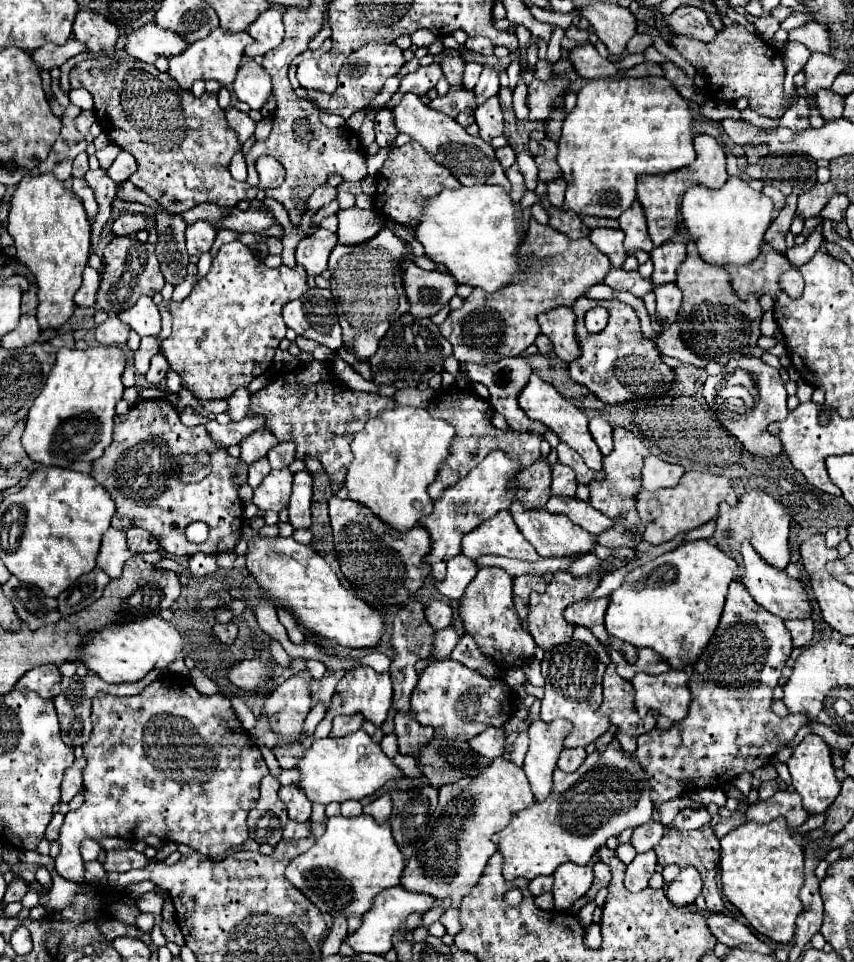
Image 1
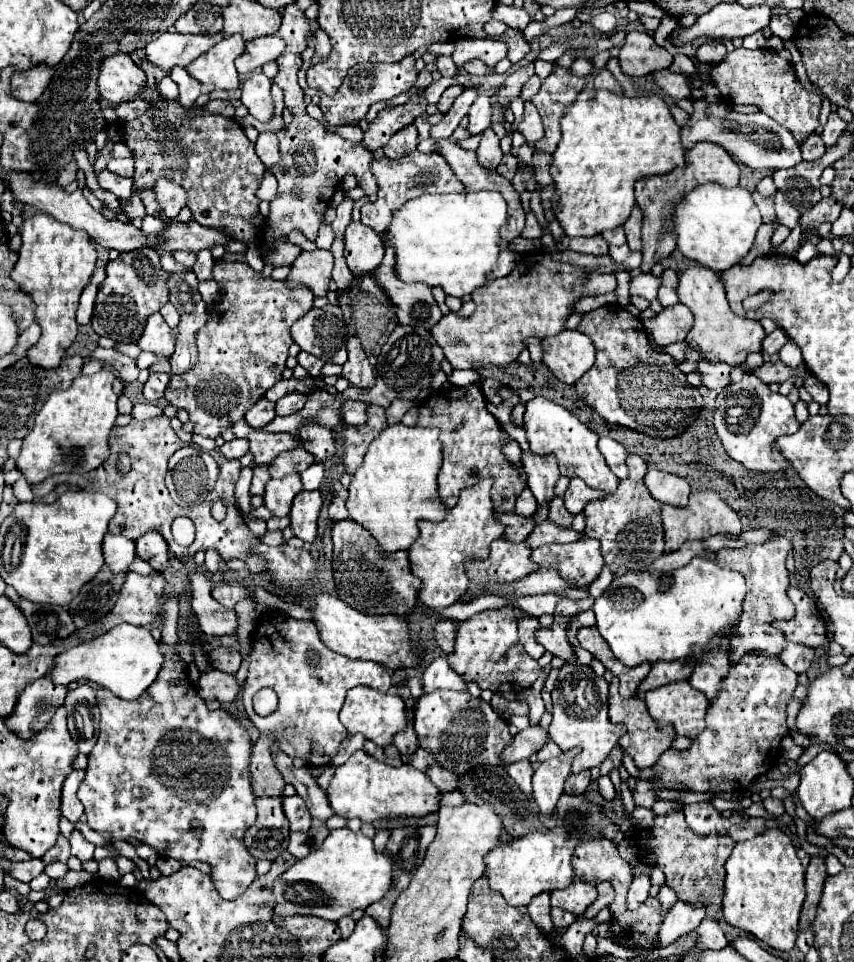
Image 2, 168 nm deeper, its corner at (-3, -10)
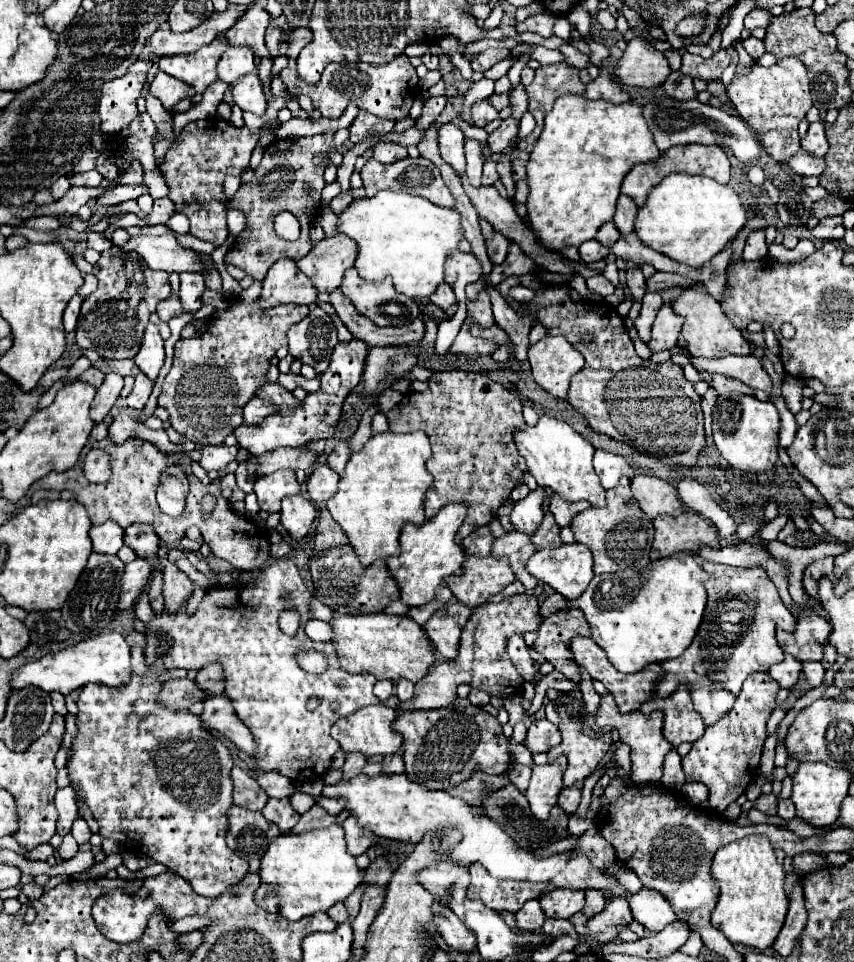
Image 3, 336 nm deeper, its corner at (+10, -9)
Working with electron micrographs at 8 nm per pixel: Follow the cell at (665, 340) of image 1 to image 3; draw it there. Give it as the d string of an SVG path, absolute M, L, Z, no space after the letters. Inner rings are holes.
M714 374L714 376L712 376L712 388L718 390L720 394L726 394L726 392L740 392L740 394L754 396L754 390L752 390L750 386L746 386L744 382L736 380L736 378L722 376L722 374Z

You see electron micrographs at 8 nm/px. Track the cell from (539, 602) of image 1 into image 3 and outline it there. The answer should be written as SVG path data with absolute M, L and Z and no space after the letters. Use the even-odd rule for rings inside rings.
M572 608L568 612L558 612L548 616L540 630L538 640L534 642L534 650L540 652L558 672L562 672L570 682L580 684L580 670L572 658L570 642L576 636L590 636L588 622L580 610Z

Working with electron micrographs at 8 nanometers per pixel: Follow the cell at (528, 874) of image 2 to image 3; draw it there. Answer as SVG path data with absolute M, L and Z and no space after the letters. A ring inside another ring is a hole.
M480 864L470 866L470 878L472 880L468 886L468 898L484 902L488 908L496 912L516 914L528 900L532 900L530 882L496 880Z

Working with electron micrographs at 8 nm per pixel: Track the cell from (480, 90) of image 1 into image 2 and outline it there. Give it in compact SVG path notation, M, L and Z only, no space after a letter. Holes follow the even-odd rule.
M481 93L469 111L469 131L473 135L483 133L491 125L491 97Z

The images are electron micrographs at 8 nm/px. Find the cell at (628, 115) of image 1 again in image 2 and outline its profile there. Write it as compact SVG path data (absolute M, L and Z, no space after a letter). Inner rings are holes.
M583 89L575 103L567 109L565 117L561 119L561 141L559 141L559 147L555 149L553 153L553 161L551 161L551 175L553 175L553 181L555 181L555 195L553 195L553 211L565 231L567 237L593 237L597 233L603 233L607 229L617 229L621 227L629 215L631 215L631 209L635 205L635 195L633 195L633 185L635 181L643 179L643 177L653 177L653 175L665 175L677 167L683 167L685 165L685 149L681 147L681 127L675 123L671 111L669 111L669 105L665 103L665 99L659 95L659 93L651 93L651 95L643 95L643 97L627 97L627 95L615 95L615 93L609 93L605 89Z

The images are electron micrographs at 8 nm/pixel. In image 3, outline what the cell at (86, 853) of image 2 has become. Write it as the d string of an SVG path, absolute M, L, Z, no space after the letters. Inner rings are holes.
M66 834L64 840L62 840L62 844L60 844L60 848L58 848L58 854L62 856L62 860L70 860L76 852L78 852L76 840L72 838L72 834Z

